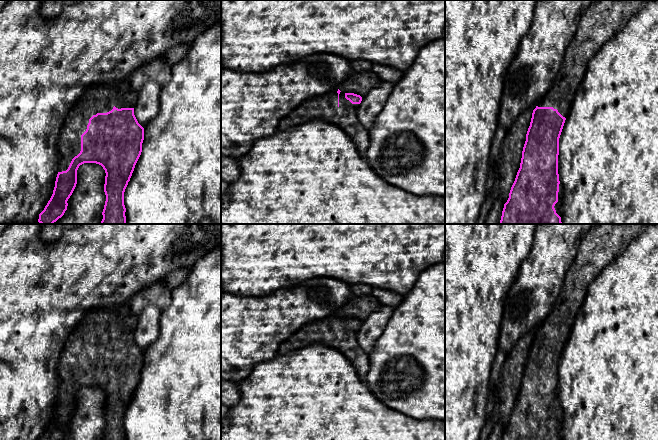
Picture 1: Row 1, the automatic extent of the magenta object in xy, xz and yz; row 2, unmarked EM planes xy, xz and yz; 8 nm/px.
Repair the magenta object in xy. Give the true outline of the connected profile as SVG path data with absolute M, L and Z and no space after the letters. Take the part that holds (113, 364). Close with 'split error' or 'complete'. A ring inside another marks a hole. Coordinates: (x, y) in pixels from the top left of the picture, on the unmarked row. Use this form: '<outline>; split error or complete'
M106 306L102 309L89 310L75 329L68 336L58 365L60 386L53 418L39 440L63 440L68 430L68 423L77 408L77 394L84 387L96 387L105 394L104 416L106 425L103 440L125 440L124 416L130 405L135 389L142 376L144 352L138 347L134 339L134 330L138 317L127 314L123 308Z; split error

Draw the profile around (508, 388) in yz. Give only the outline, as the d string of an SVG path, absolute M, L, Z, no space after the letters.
M532 331L519 339L513 350L506 355L502 366L492 418L494 421L500 422L504 428L509 422L511 411L520 392L533 334Z

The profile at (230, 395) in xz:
M221 380L221 403L227 407L232 407L240 401L240 392L231 381Z

